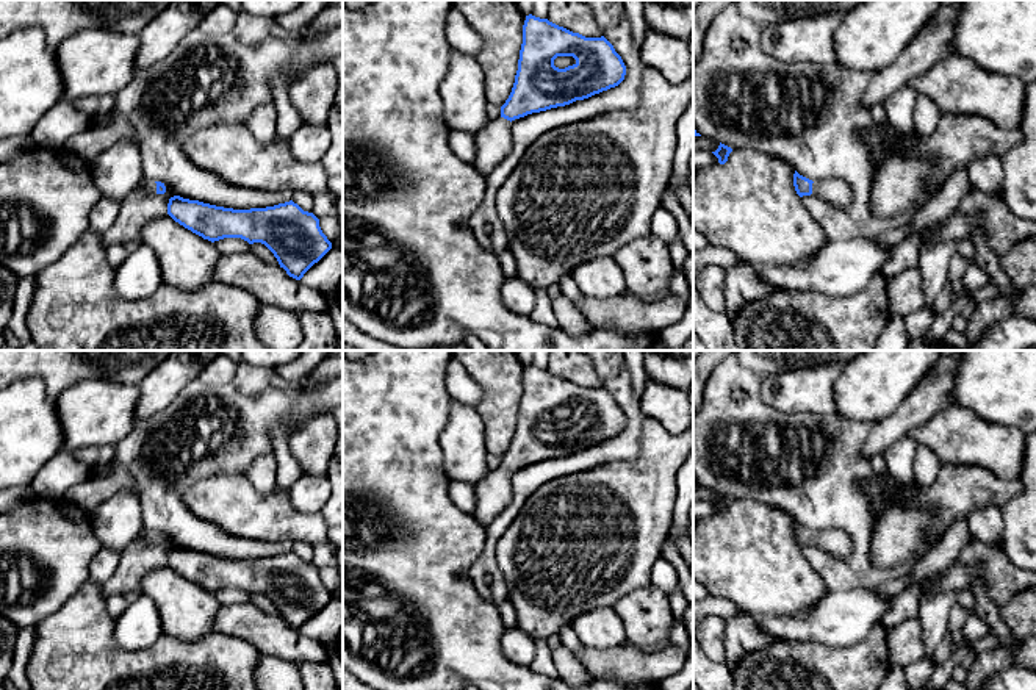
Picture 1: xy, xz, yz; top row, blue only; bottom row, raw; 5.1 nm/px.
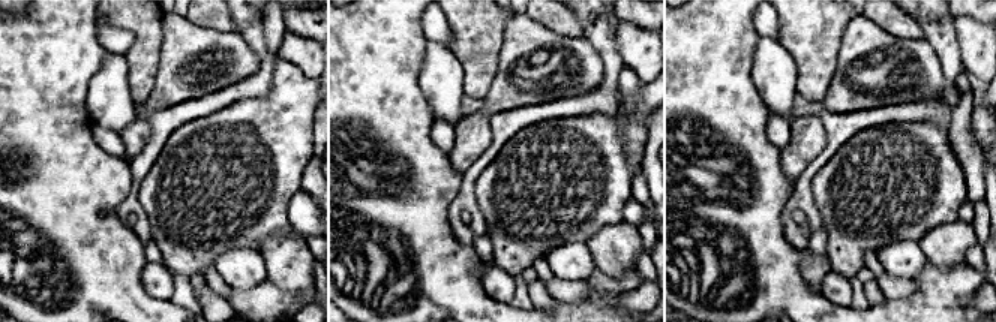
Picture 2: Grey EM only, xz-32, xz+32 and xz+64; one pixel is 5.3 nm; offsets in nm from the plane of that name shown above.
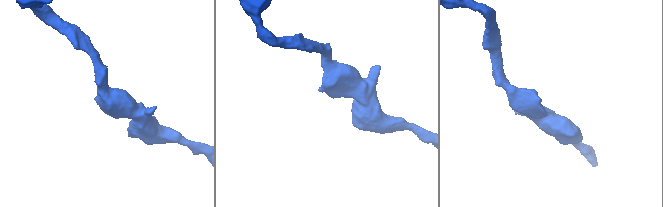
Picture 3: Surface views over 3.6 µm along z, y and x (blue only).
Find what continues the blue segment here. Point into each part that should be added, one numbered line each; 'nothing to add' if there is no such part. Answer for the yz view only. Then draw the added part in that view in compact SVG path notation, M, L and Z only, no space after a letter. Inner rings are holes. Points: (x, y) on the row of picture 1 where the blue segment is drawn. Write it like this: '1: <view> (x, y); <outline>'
1: yz (836, 193); M817 180L812 183L812 194L826 200L834 208L847 208L853 202L853 192L842 180Z

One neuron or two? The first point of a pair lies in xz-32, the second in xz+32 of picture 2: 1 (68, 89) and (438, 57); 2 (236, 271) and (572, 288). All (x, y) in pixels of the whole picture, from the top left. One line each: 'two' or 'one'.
1: two
2: two

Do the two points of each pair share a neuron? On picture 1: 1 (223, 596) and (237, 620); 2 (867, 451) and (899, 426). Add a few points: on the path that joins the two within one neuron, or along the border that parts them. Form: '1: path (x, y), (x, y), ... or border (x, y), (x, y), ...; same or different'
1: border (249, 601), (221, 606); different
2: path (875, 443), (891, 429); same

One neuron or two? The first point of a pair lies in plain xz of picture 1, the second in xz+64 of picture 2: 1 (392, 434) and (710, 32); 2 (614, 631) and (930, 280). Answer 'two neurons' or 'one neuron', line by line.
1: one neuron
2: two neurons

